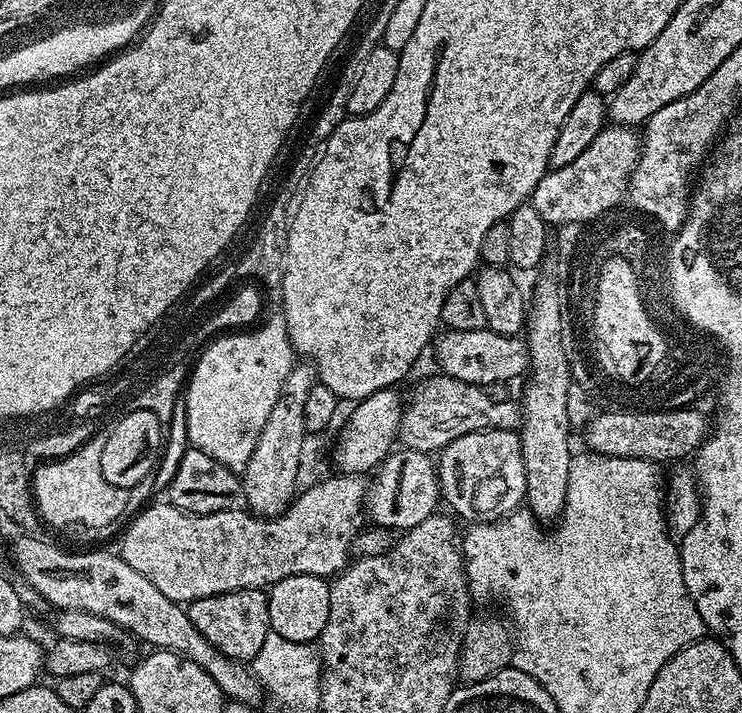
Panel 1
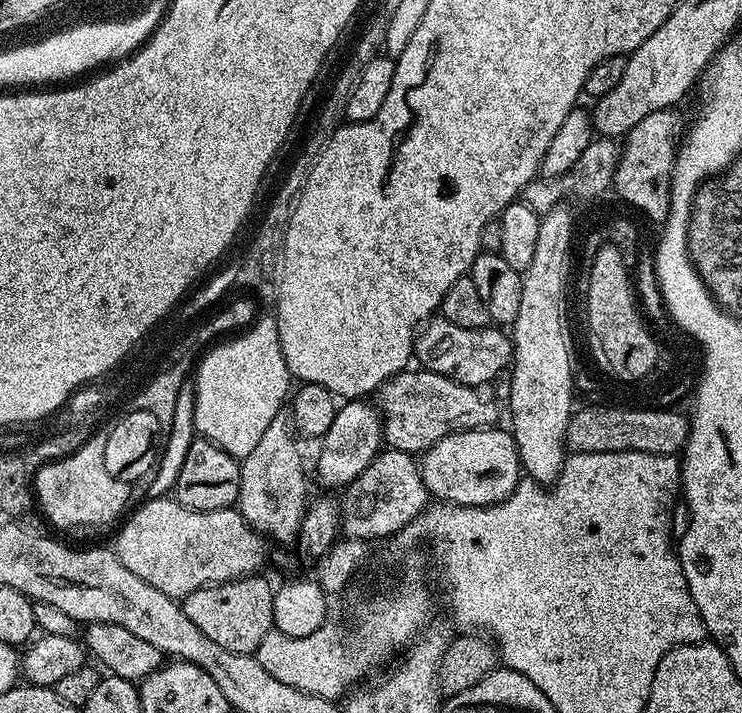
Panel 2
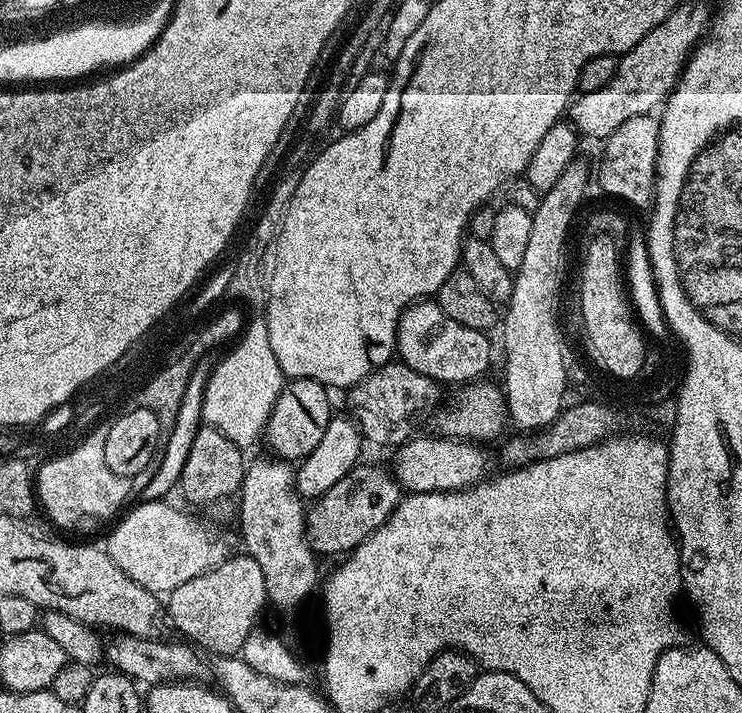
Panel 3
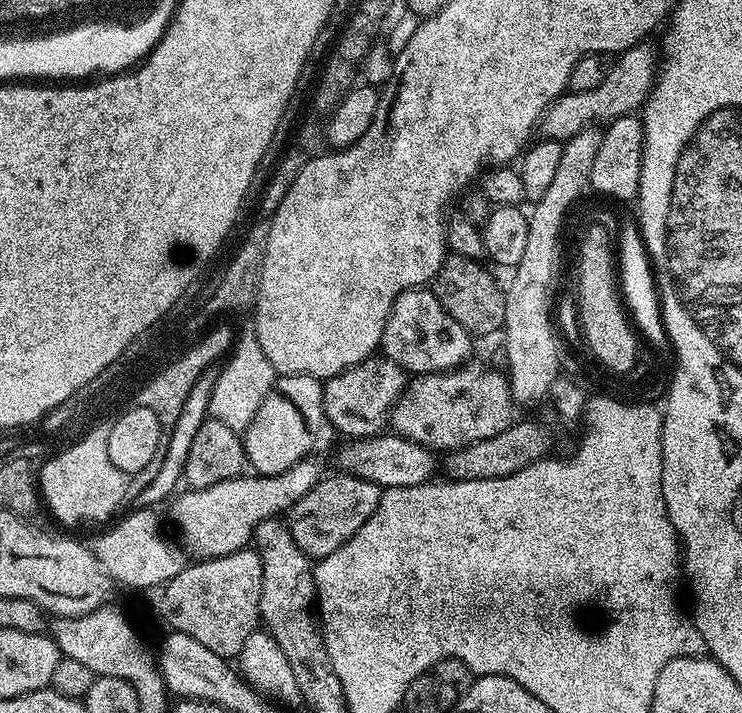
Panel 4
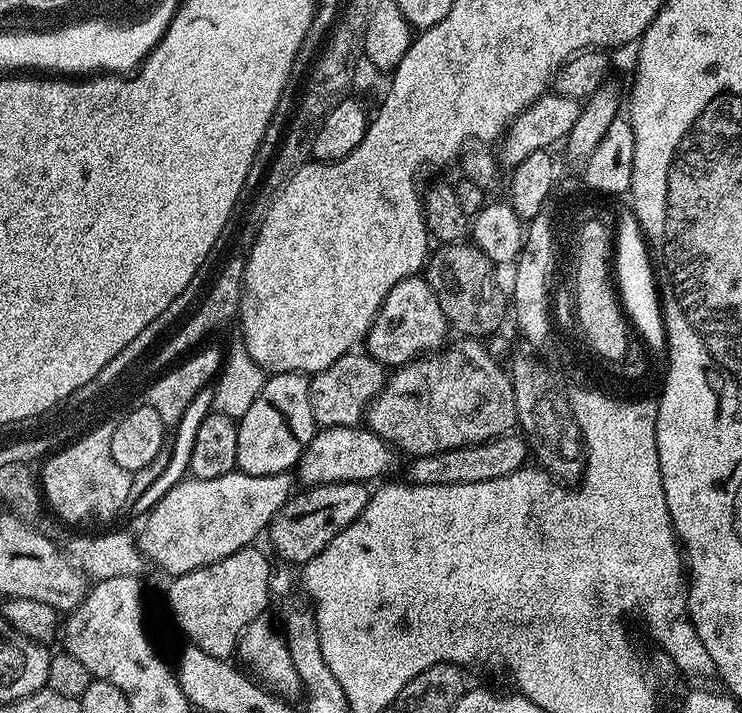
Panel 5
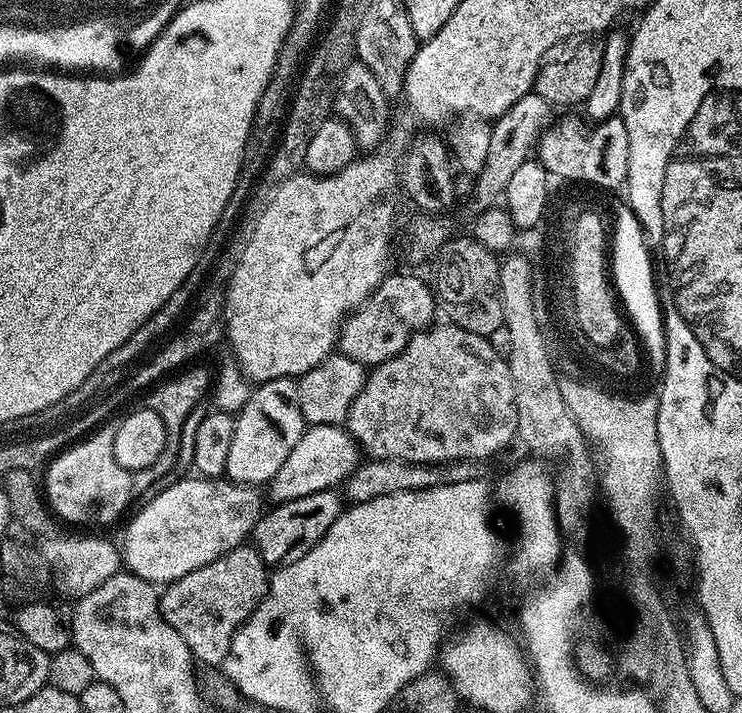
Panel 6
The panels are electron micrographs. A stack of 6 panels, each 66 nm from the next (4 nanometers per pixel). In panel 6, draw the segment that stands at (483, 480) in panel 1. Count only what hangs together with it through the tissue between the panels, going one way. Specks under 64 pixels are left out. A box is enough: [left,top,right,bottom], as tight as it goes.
[270,424,362,504]

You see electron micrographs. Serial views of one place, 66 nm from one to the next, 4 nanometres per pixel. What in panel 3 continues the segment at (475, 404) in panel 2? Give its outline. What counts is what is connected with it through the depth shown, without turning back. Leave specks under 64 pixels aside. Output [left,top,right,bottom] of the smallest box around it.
[346,362,441,446]

